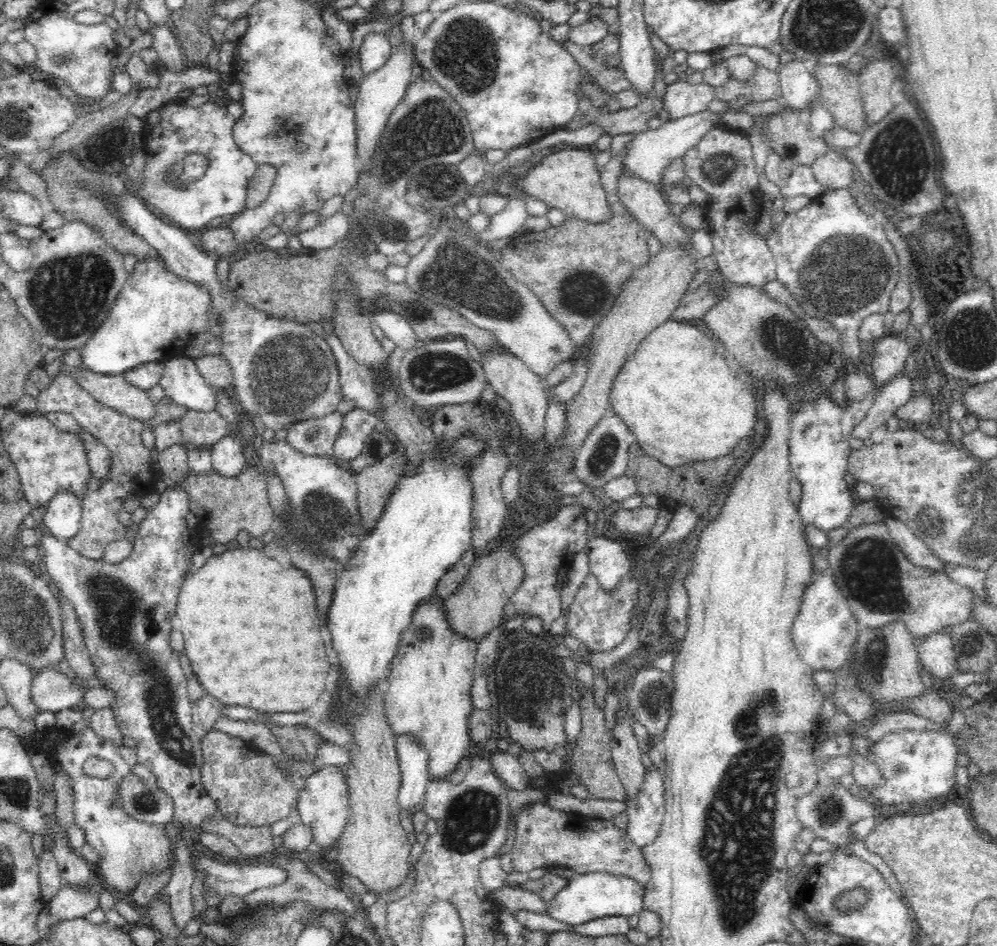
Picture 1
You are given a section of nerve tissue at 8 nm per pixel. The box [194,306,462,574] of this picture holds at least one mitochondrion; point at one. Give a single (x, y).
(290, 374)

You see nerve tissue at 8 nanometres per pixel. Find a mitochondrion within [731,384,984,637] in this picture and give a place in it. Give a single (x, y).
(869, 569)

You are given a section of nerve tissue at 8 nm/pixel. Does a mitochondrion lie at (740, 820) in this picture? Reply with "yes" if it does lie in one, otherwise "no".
yes

